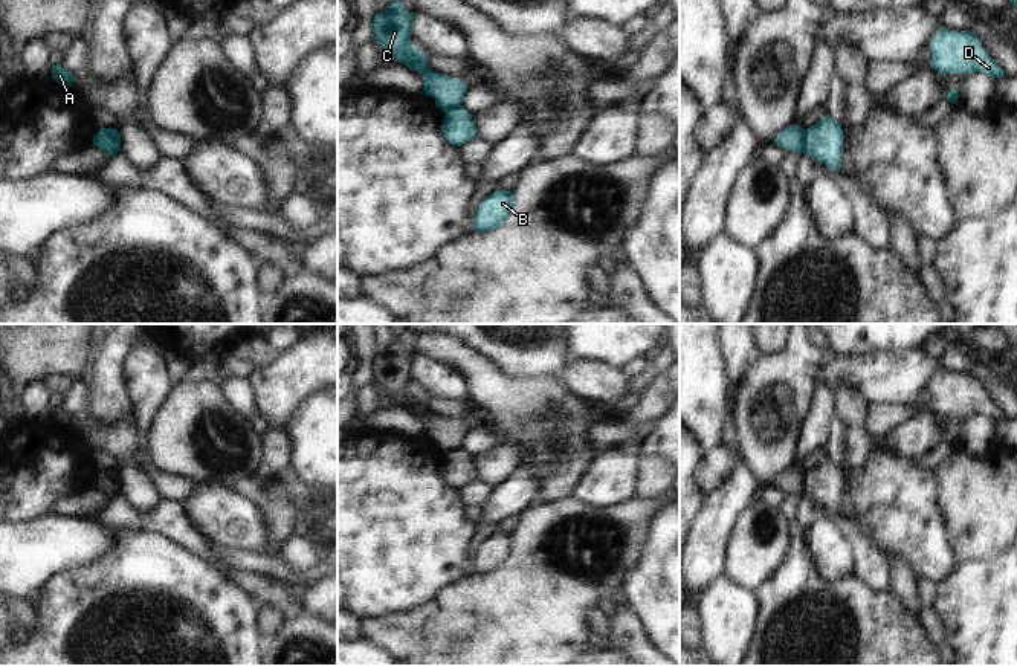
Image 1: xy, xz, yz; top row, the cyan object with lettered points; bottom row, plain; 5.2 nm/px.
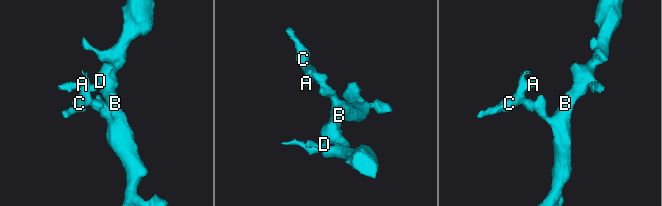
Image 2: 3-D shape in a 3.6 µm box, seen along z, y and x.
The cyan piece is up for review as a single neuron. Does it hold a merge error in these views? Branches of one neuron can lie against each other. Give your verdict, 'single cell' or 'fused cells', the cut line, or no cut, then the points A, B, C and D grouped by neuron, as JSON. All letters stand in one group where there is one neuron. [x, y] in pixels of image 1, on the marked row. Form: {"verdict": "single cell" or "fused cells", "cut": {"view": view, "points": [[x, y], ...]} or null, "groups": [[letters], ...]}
{"verdict": "fused cells", "cut": {"view": "yz", "points": [[802, 130], [805, 151]]}, "groups": [["A", "C"], ["B", "D"]]}

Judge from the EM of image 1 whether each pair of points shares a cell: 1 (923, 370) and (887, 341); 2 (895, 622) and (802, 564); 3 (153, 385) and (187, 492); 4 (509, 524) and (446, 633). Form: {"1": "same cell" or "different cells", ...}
{"1": "different cells", "2": "same cell", "3": "same cell", "4": "different cells"}

